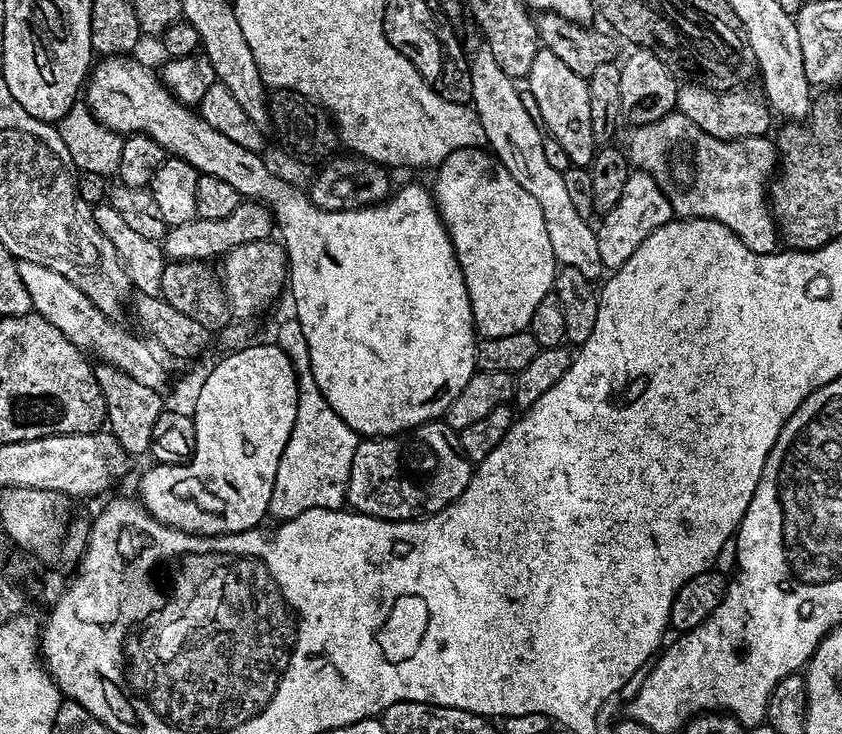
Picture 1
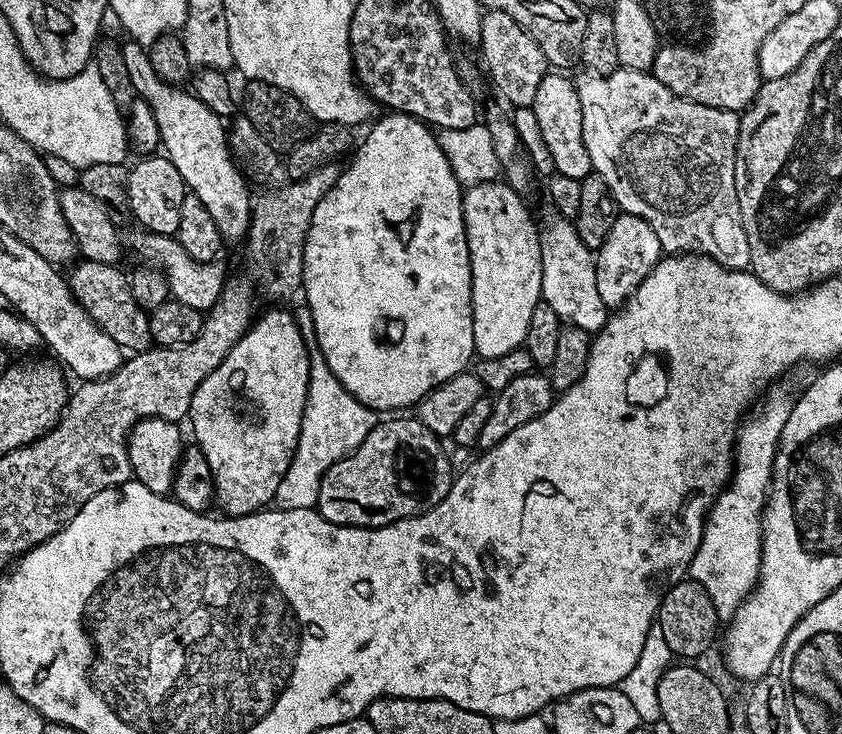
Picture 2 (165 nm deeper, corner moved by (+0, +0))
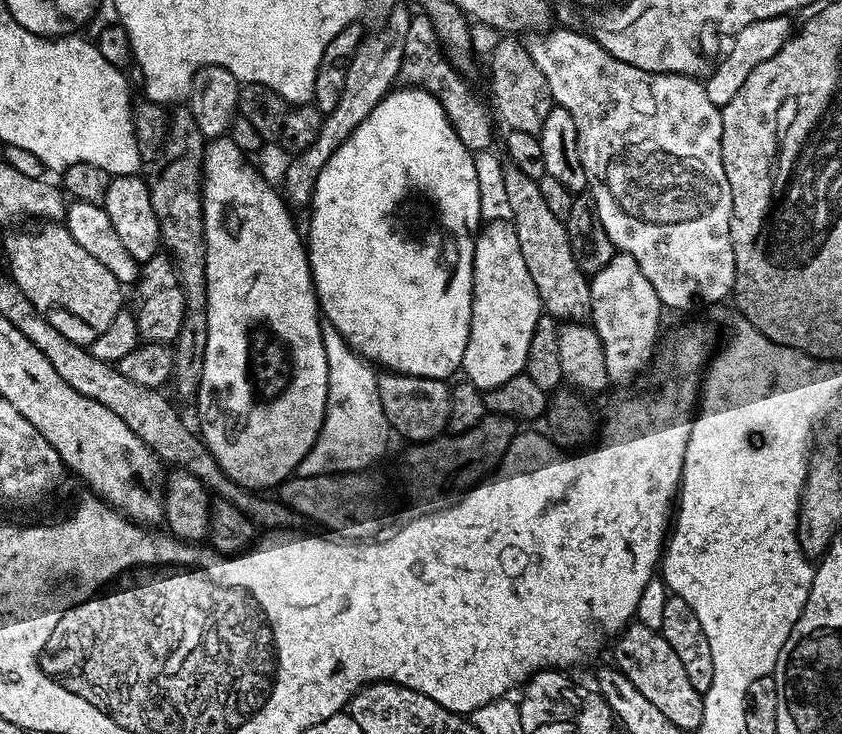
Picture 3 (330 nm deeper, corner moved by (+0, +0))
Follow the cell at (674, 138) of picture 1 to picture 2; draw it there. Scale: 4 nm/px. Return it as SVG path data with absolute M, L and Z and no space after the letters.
M619 67L608 76L584 74L581 80L575 81L578 90L578 102L582 102L582 138L586 142L586 150L590 150L592 171L605 180L608 195L621 213L637 216L646 222L658 234L661 249L668 254L699 254L708 256L719 262L723 268L747 269L750 265L750 242L746 242L746 230L740 224L740 211L736 197L736 146L740 142L740 116L730 110L702 106L693 100L674 94L651 71L639 72Z

